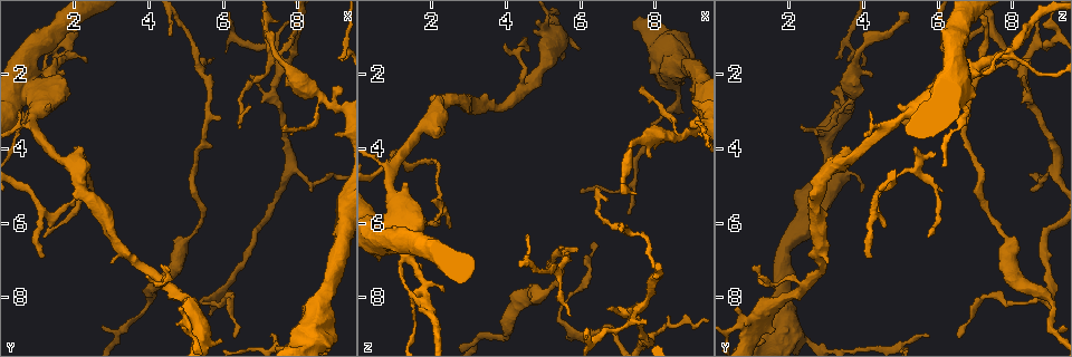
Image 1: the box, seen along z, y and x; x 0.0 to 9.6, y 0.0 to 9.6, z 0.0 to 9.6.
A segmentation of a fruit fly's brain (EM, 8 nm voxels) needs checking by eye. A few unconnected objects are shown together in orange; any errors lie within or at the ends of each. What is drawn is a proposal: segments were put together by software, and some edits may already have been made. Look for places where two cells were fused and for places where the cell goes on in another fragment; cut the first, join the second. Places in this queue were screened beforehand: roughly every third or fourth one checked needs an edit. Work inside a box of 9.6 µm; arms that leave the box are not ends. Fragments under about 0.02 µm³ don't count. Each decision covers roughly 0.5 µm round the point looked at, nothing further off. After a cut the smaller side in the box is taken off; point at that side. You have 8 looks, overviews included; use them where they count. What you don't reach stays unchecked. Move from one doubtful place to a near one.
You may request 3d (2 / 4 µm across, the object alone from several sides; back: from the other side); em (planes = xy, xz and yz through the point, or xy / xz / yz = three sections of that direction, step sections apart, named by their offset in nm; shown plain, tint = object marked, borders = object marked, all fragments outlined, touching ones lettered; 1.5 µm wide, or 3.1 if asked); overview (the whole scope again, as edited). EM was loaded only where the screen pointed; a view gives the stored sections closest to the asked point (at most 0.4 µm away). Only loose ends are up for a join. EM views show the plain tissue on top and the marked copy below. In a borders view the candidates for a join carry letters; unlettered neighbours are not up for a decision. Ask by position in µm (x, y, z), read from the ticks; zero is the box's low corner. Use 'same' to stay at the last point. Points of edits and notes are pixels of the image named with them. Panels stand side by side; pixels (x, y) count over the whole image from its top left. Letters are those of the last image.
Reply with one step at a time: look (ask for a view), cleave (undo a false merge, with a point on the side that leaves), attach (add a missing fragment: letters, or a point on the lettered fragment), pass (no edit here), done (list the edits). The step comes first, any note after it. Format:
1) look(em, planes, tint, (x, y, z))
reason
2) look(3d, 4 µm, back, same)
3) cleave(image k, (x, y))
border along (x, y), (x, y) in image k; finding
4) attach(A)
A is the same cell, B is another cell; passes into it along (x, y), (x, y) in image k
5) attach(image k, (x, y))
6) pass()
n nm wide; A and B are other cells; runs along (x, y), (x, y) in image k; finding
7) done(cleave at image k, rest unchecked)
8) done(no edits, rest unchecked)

look(3d, 4 µm, (6.70, 2.05, 8.30))
free end

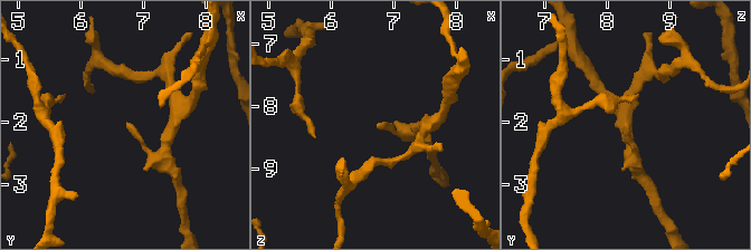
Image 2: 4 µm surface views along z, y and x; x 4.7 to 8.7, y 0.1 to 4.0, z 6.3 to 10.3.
look(em, planes, borders, (6.75, 2.05, 8.25))

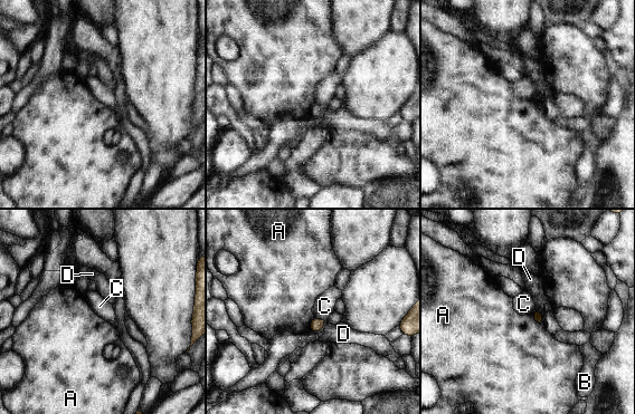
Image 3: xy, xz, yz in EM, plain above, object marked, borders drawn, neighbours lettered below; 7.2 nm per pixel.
pass()
A, B, C and D are other cells; no lettered fragment goes on from it

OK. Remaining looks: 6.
look(3d, 4 µm, (1.15, 7.00, 4.20))
branch stops here

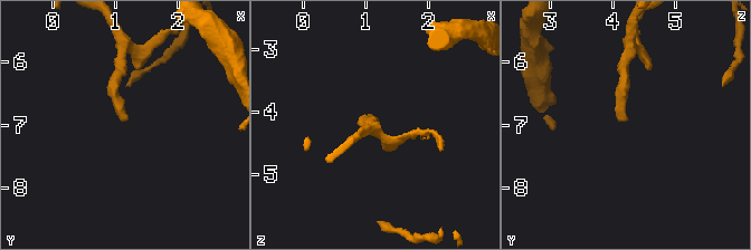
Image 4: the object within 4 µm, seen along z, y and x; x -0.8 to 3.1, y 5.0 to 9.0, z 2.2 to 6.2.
look(em, xz, step 4, tint, (1.15, 6.90, 4.15))
need the tissue

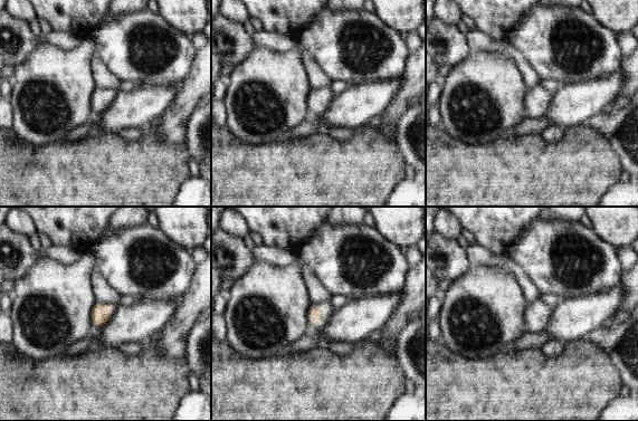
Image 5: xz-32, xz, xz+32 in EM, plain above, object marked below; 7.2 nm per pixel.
look(em, planes, borders, same)

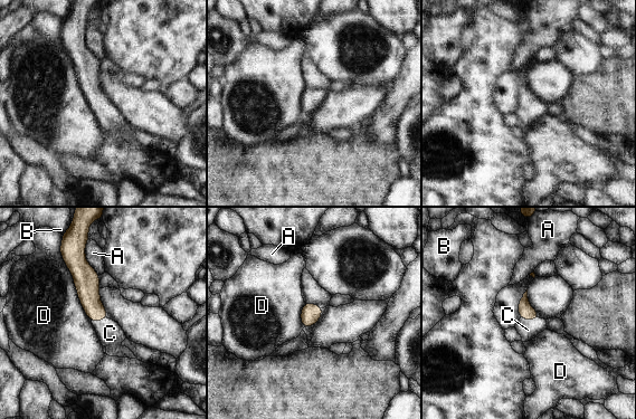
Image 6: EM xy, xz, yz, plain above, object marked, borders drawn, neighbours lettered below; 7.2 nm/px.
attach(C)
C is the same cell, A, B and D are other cells; passes into it along (525, 311), (529, 320), (528, 330) in image 6; it goes on there

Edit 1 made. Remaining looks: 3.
look(3d, 4 µm, back, (4.70, 8.80, 0.85))
thick end

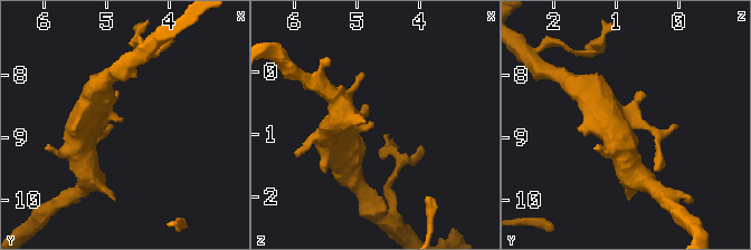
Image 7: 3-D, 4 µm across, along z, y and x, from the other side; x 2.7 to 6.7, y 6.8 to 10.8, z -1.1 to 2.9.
look(em, planes, borders, (4.70, 8.75, 0.85))

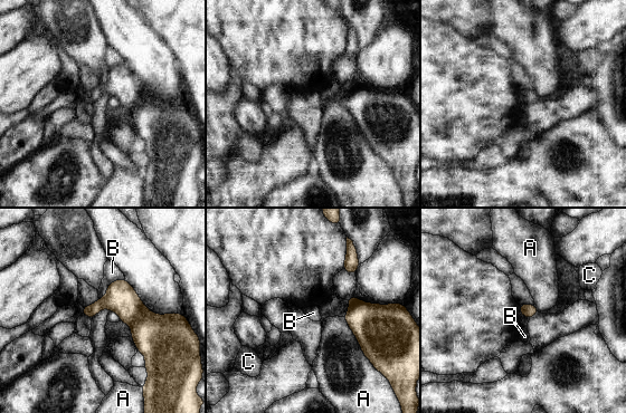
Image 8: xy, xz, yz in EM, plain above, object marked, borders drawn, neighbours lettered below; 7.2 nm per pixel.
pass()
A, B and C are other cells; border along (343, 317), (361, 351) in image 8; no lettered fragment goes on from it

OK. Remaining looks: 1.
done(attach at image 6, rest unchecked)

